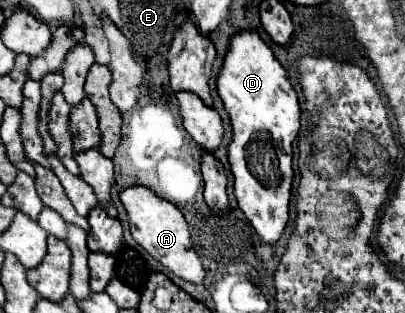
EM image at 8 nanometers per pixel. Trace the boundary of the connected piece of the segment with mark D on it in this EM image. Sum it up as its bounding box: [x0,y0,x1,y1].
[217,32,301,244]

